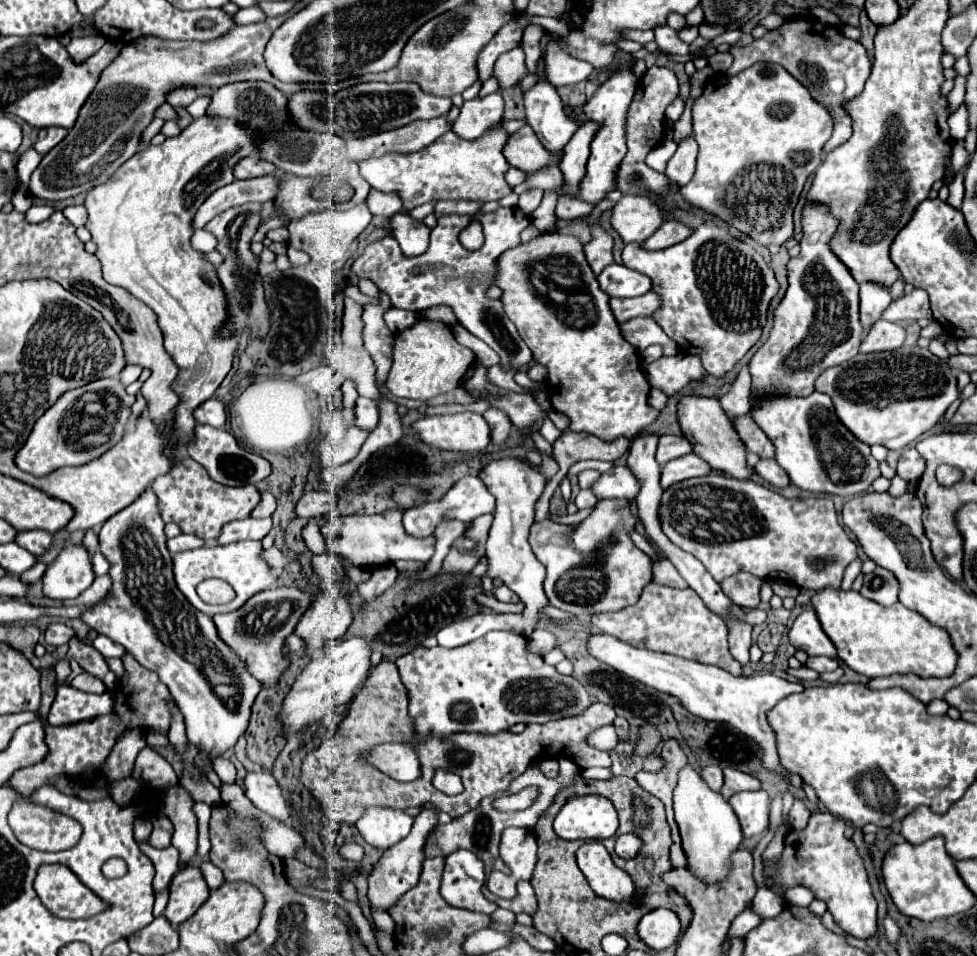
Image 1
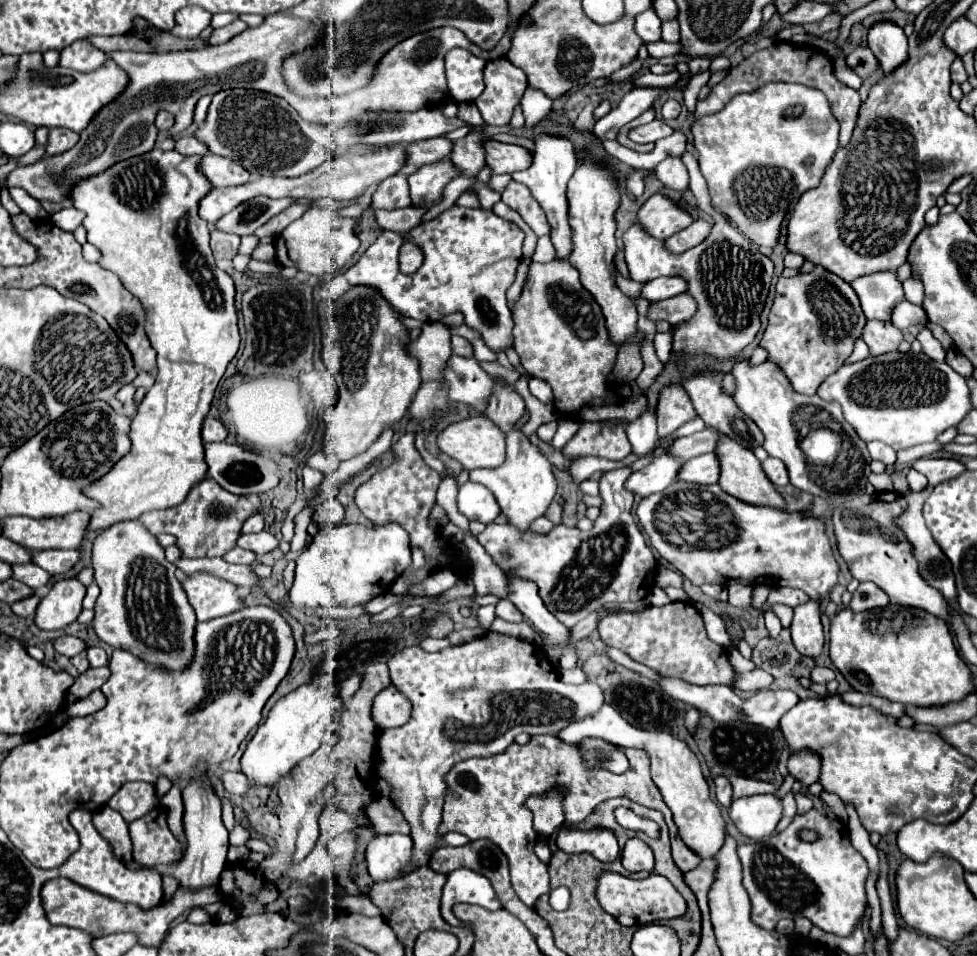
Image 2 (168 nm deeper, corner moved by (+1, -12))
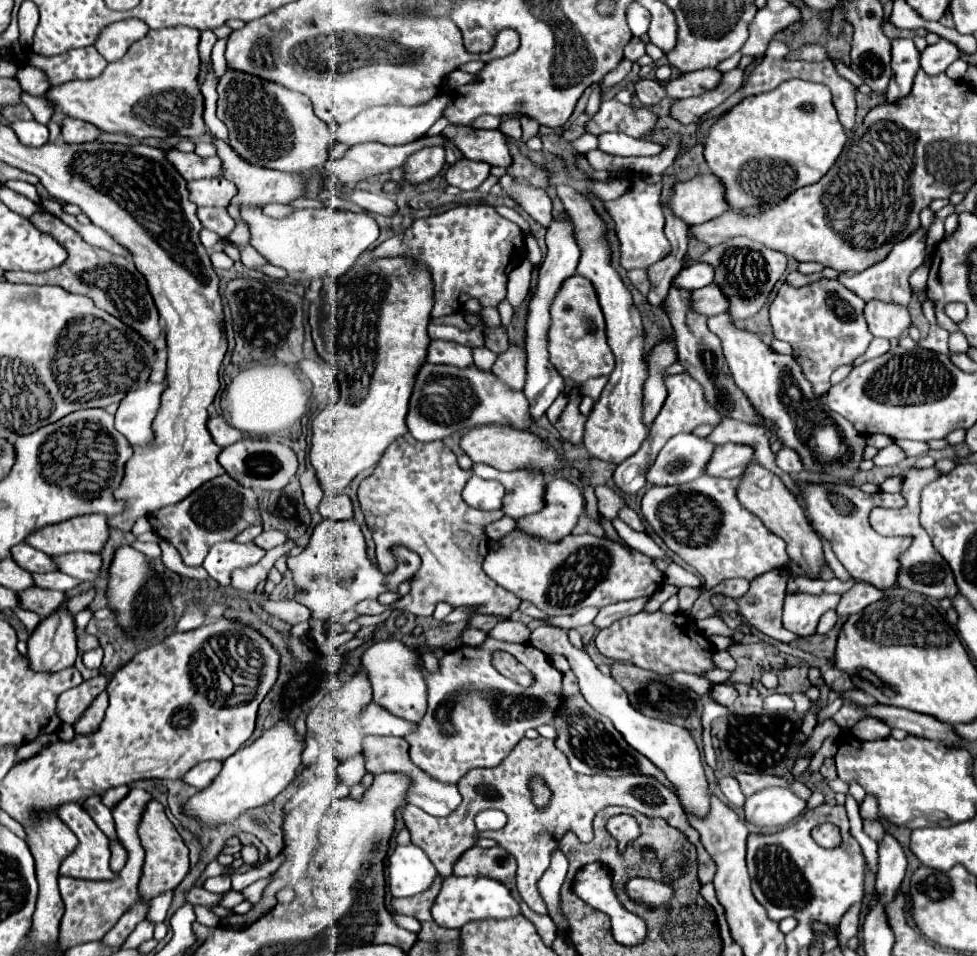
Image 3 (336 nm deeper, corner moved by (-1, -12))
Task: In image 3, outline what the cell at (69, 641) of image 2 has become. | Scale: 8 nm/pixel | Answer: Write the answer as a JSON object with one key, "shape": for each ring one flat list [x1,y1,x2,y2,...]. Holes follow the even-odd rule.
{"shape":[[81,632,81,634,77,634,77,648,79,650,93,650,93,648,97,648,99,646,99,640,95,638,95,636,91,636,91,634,87,634,87,632]]}

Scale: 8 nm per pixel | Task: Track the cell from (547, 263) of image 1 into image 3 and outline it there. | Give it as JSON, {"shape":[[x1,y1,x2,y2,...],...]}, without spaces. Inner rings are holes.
{"shape":[[571,276,563,282,555,302,551,304,551,330,549,330,549,356,551,364,563,378,573,378,583,384,595,376,609,376,615,368,613,352,607,344,605,320,593,284,583,276]]}

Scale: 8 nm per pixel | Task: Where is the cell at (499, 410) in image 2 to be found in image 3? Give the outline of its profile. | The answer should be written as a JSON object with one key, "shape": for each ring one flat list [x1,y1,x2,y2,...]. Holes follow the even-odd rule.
{"shape":[[509,344,507,352,499,354,493,372,513,390,523,390,525,384,525,348,523,344]]}

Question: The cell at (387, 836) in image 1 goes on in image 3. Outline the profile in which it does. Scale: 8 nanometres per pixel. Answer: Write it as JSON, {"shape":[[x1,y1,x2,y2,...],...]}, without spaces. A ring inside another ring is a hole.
{"shape":[[415,844,397,846,387,860,387,882,395,898,425,892,425,888,431,888,435,876,437,870,433,862]]}

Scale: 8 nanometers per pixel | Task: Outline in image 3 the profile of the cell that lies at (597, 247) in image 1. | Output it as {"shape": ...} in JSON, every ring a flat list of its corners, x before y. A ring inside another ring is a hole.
{"shape":[[509,174,501,177,498,183,507,192,507,196,511,196,517,204,521,204,525,208,525,212,531,218,535,218,541,226,549,226,549,222,551,222,551,200,549,200,545,190,517,184]]}

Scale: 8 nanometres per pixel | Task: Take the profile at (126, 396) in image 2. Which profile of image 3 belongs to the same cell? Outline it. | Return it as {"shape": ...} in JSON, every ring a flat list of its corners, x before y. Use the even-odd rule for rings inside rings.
{"shape":[[147,382,139,390,129,392,117,412,115,428,129,440,131,446,147,446,153,440,153,420,159,412,159,398,165,392,167,384]]}

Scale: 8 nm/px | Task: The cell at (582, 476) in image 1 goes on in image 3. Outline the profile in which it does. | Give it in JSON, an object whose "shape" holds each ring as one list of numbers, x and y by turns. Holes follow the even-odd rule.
{"shape":[[624,507,619,511,618,517,623,520,628,526,636,531,644,532,645,527,642,518,634,510,629,507]]}

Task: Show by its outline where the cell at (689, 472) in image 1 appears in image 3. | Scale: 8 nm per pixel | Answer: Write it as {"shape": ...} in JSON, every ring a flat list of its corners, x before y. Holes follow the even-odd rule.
{"shape":[[723,444,715,450,711,462,707,464,707,474,719,478,739,478,753,462,753,452,755,450,747,444]]}

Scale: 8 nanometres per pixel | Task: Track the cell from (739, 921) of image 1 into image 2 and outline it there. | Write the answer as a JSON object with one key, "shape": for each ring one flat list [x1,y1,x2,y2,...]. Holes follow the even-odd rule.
{"shape":[[809,810,803,816,795,816,793,822,783,832,775,832,763,840,739,846,739,860,743,864,743,886,747,886,747,894,751,900,751,916,759,928,775,930,781,918,805,916,821,930,845,938,853,934,855,926,861,922,867,910,865,880,869,876,869,868,865,858,851,846,847,826,839,820,831,820,829,816,817,810],[803,828,815,830,817,840,813,842,801,840,799,832]]}

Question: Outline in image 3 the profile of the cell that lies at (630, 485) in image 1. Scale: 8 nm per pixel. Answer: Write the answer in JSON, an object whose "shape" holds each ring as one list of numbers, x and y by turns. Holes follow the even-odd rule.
{"shape":[[679,434,671,438,659,452,655,464,647,472,647,482,653,486,675,486,699,478,707,460,715,452,715,444,695,434]]}

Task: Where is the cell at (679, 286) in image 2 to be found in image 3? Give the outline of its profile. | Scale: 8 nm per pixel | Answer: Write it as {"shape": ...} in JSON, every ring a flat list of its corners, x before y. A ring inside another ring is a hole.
{"shape":[[699,262,699,264,693,264,691,268,683,268,679,276,675,276,675,286,697,290,711,284,713,278,715,278,715,268,711,268,711,264]]}

